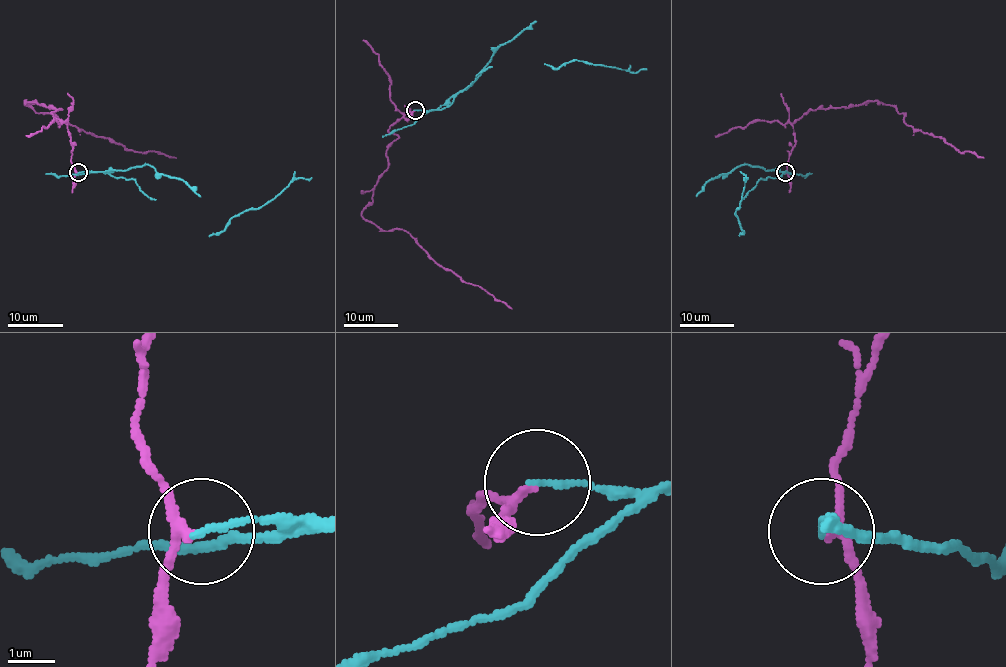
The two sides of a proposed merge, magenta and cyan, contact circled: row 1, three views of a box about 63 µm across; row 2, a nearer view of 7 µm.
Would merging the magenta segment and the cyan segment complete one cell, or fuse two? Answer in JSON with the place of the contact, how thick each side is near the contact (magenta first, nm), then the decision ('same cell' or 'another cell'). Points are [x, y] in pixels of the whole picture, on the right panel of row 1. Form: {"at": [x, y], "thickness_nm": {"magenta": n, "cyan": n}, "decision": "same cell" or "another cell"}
{"at": [785, 172], "thickness_nm": {"magenta": 170, "cyan": 130}, "decision": "another cell"}

